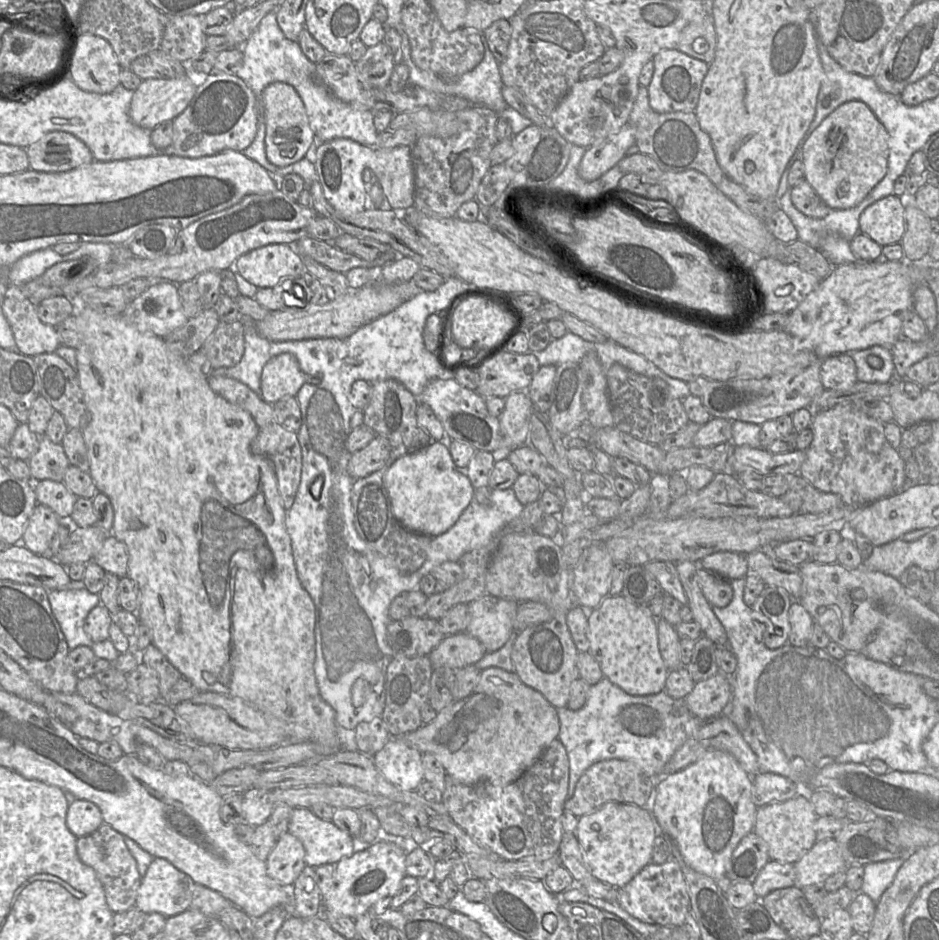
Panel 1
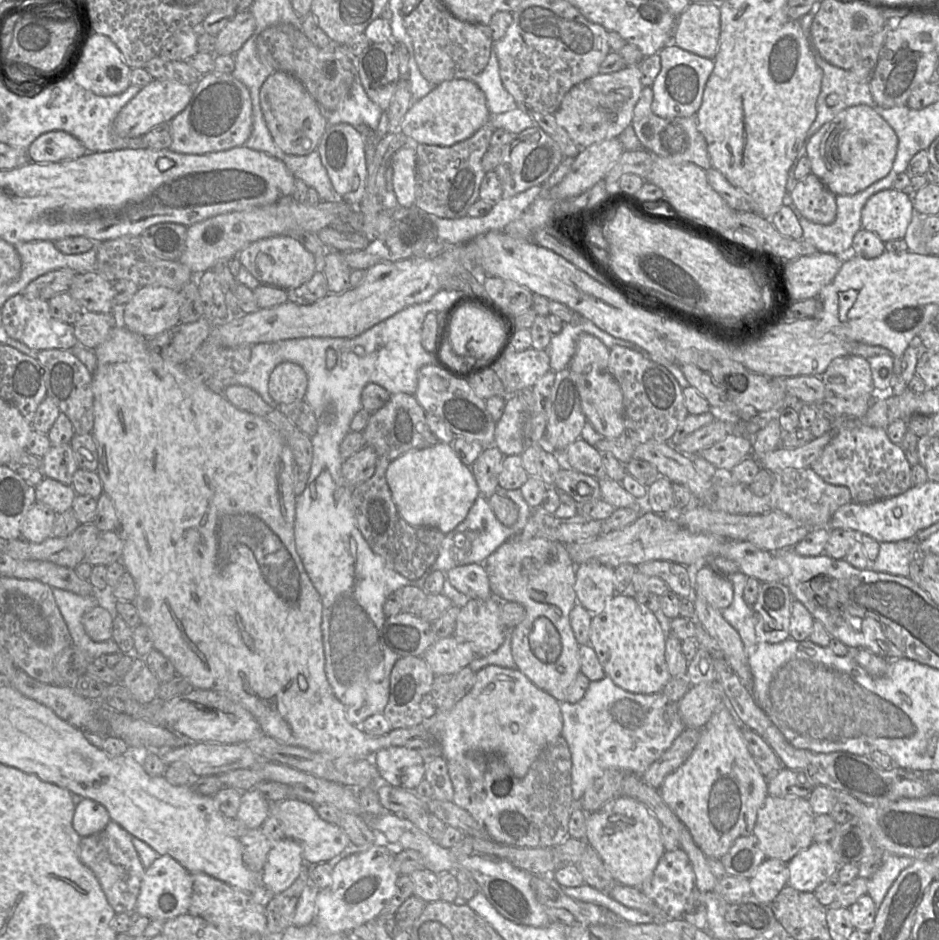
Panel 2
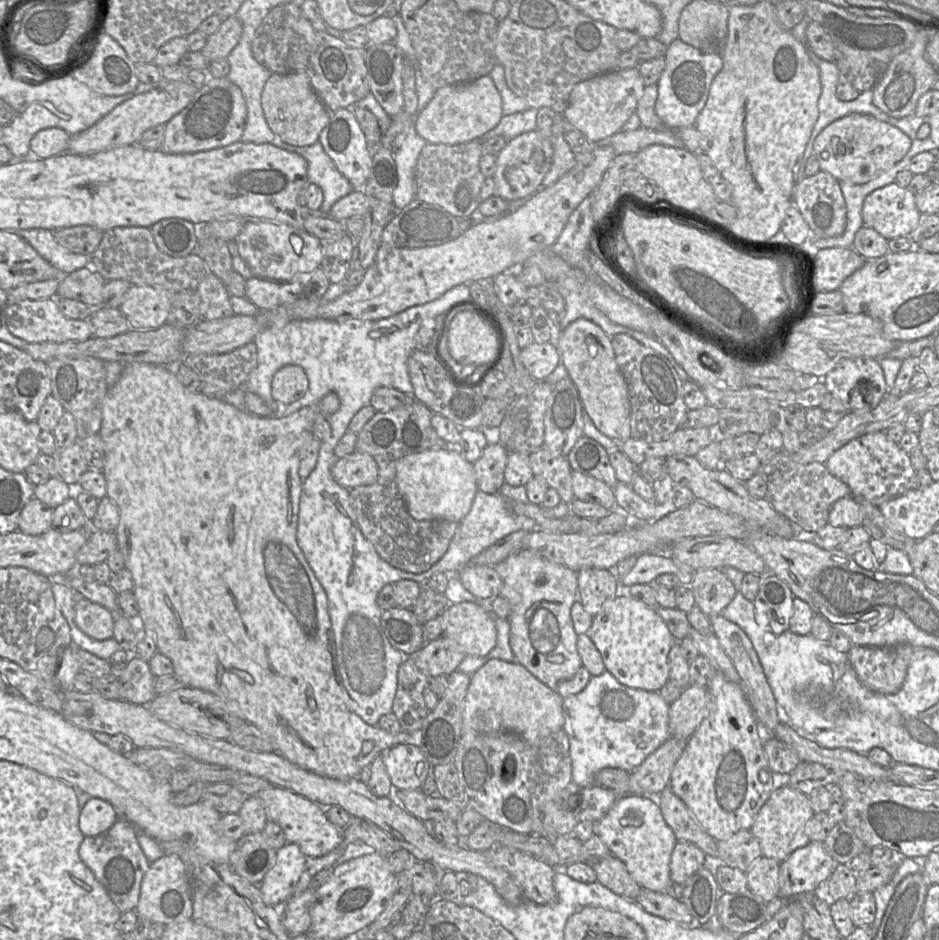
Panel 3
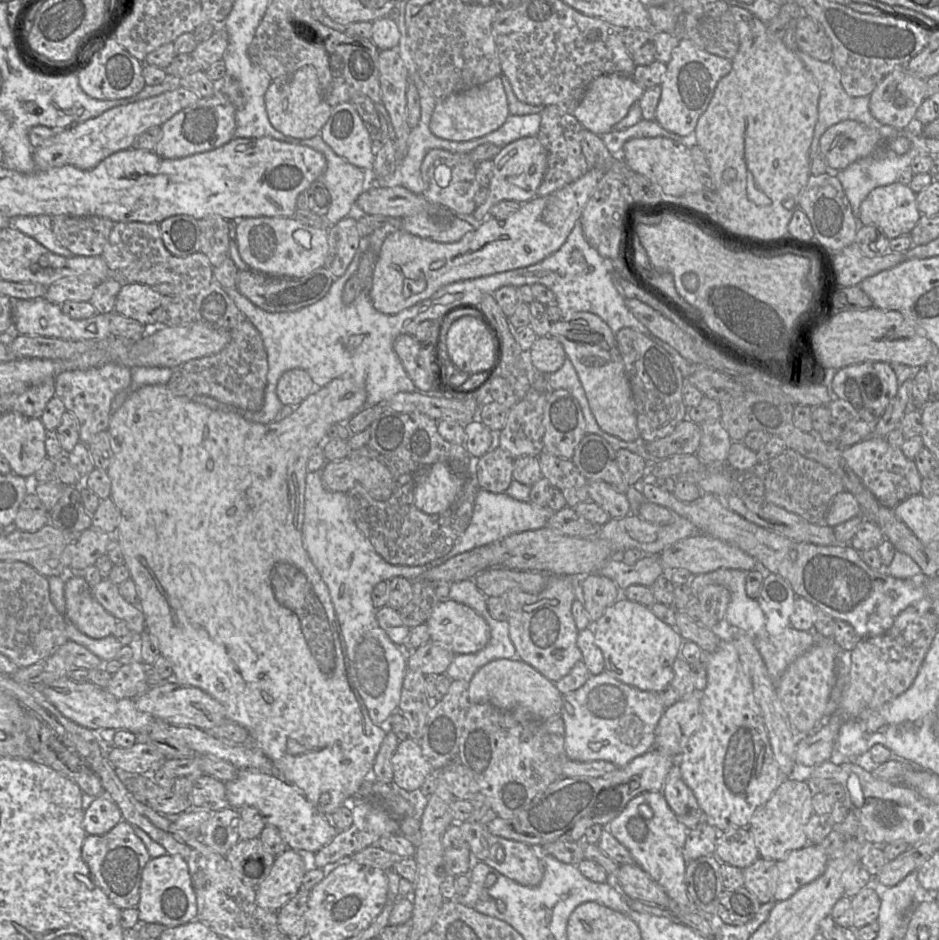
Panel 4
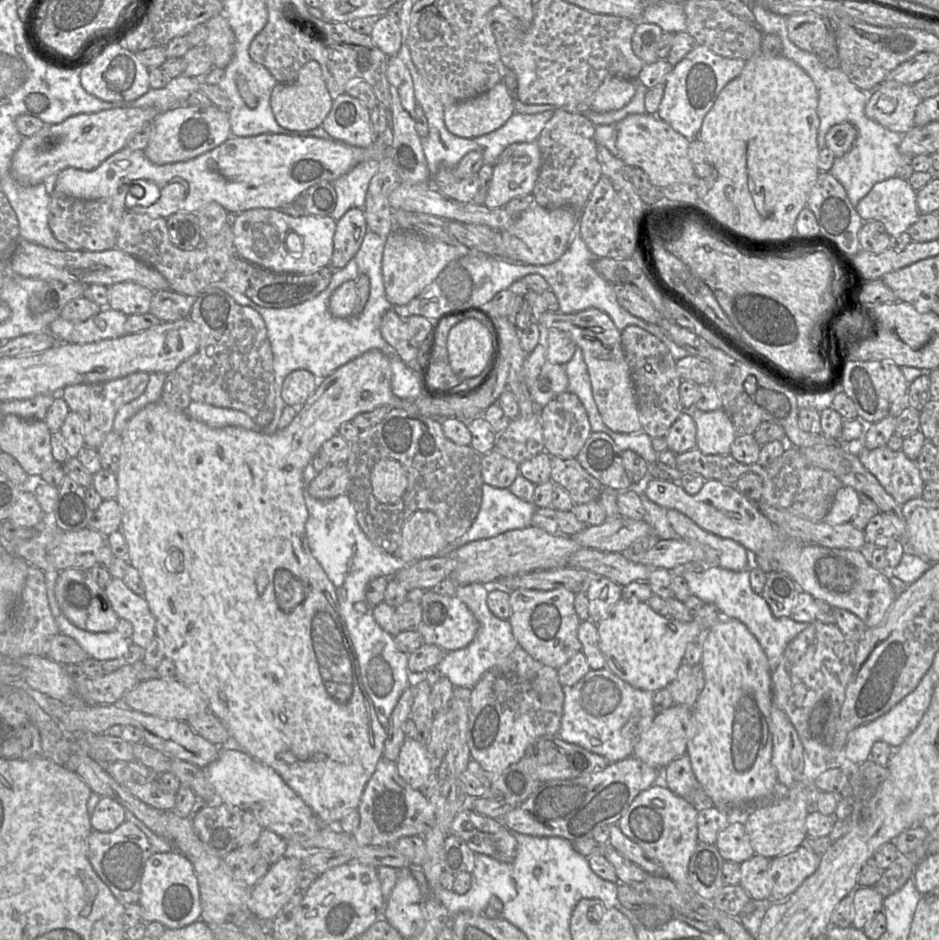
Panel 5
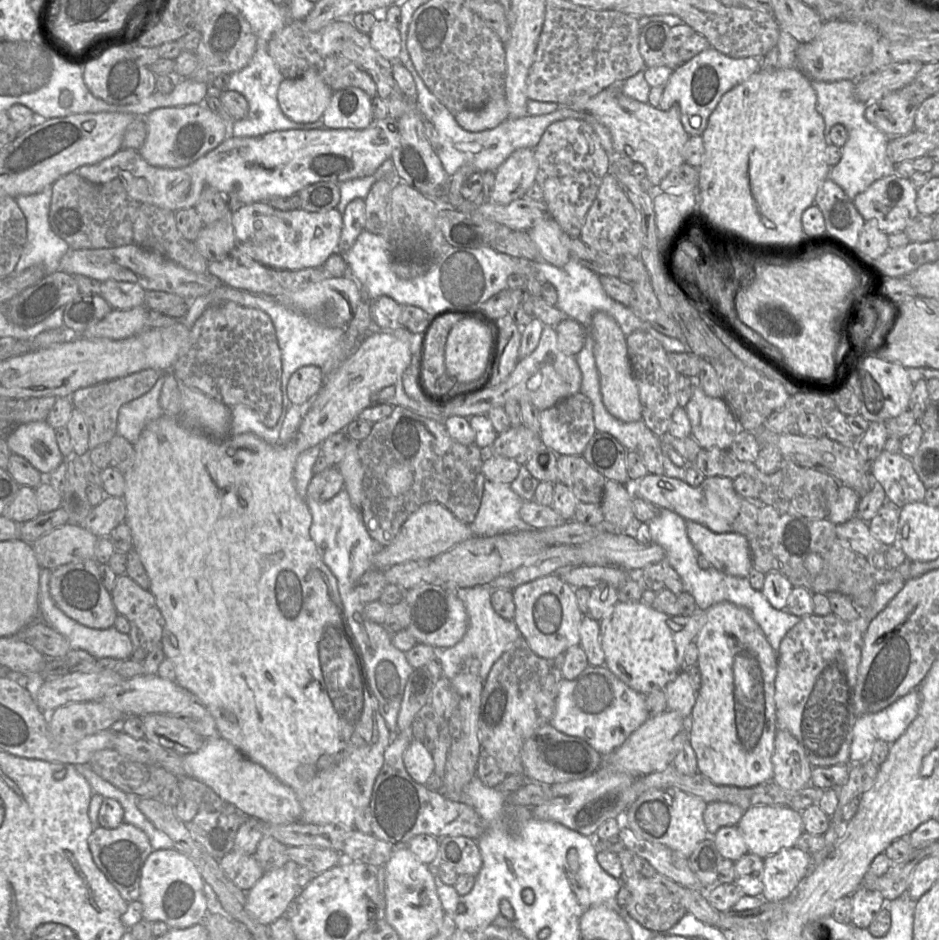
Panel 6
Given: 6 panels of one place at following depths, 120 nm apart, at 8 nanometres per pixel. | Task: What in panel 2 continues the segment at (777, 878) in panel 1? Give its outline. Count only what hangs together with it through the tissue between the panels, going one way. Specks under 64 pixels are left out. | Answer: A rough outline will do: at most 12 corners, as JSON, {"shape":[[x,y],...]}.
{"shape":[[765,858],[749,879],[770,904],[787,884],[787,863]]}

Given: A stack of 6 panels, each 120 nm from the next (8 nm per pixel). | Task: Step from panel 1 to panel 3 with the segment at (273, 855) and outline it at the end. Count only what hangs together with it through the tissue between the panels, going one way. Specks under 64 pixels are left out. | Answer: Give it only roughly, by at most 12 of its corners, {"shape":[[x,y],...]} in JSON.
{"shape":[[295,843],[277,850],[258,885],[280,907],[293,896],[307,857]]}

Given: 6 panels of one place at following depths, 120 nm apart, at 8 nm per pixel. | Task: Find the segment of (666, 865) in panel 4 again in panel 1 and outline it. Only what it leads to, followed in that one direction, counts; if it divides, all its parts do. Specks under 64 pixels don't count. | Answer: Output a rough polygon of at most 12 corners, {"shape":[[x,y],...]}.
{"shape":[[607,802],[574,834],[593,877],[619,889],[651,863],[647,807]]}

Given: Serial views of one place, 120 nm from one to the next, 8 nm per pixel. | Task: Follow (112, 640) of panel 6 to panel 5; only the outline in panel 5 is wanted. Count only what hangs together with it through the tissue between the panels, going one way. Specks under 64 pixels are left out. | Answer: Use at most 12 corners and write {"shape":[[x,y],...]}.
{"shape":[[44,572],[49,607],[59,633],[88,657],[121,659],[131,644],[116,630],[82,630],[63,614],[54,593],[59,573]]}

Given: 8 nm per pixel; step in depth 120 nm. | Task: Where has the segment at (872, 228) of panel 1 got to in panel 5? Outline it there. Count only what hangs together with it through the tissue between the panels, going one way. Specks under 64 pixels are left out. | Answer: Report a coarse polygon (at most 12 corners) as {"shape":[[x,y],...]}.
{"shape":[[909,180],[876,183],[855,208],[899,236],[921,214]]}

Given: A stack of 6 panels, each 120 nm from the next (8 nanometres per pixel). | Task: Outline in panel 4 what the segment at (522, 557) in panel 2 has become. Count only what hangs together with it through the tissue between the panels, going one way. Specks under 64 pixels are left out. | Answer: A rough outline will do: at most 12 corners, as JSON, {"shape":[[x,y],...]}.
{"shape":[[582,577],[505,594],[517,656],[551,682],[582,659]]}

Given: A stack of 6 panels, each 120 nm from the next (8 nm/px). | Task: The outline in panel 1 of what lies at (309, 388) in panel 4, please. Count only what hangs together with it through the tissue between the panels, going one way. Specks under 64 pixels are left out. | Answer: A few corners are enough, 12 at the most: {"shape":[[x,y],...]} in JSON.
{"shape":[[281,353],[263,367],[261,398],[274,404],[295,397],[304,373]]}

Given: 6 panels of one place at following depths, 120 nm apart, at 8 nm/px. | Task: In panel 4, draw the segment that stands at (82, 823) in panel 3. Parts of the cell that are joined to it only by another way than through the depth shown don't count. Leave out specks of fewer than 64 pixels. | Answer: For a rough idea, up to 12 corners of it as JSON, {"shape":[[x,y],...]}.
{"shape":[[108,796],[84,811],[87,834],[103,835],[122,820]]}

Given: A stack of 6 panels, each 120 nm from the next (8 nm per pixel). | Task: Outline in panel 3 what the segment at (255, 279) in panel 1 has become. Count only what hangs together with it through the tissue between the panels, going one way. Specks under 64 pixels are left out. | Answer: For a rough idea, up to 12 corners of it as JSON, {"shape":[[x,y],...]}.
{"shape":[[244,220],[236,237],[253,276],[288,282],[321,267],[306,230]]}

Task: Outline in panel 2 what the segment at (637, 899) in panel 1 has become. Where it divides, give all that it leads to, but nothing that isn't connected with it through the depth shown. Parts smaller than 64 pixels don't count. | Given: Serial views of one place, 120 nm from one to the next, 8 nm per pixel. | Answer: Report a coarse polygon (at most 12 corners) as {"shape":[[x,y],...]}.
{"shape":[[680,847],[665,851],[640,890],[667,919],[682,917],[693,868]]}

